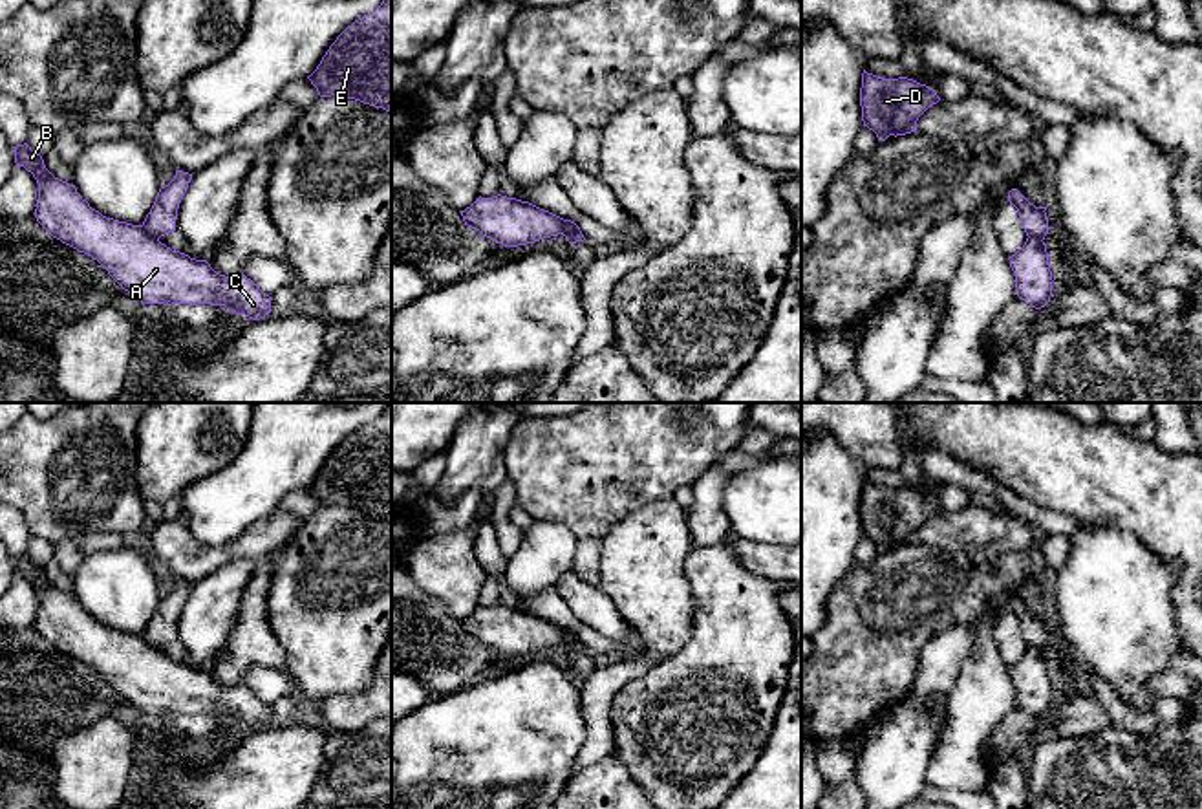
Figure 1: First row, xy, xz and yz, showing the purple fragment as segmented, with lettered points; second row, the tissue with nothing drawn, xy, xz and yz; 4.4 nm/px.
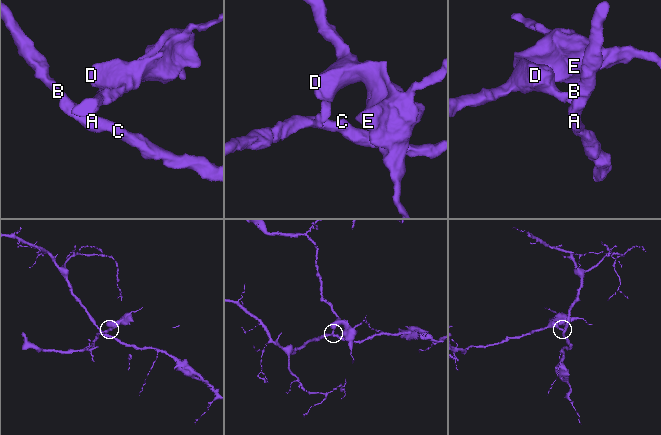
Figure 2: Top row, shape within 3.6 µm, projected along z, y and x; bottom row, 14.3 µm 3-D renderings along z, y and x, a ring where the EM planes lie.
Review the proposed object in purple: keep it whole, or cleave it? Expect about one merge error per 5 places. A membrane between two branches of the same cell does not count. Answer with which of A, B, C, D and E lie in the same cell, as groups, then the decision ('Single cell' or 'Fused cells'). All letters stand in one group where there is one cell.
Groups: A B C / D E. Fused cells

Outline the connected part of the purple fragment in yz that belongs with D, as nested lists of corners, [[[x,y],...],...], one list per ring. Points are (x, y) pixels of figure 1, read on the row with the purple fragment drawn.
[[[865,70],[862,73],[862,121],[878,141],[917,132],[918,117],[939,101],[933,88],[913,79],[884,79]]]

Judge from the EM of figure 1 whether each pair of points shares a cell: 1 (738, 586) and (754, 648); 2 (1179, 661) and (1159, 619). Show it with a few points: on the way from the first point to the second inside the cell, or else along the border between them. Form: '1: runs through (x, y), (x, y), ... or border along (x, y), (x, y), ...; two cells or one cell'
1: runs through (738, 601), (740, 634); one cell
2: border along (1182, 652), (1177, 652), (1166, 668); two cells

